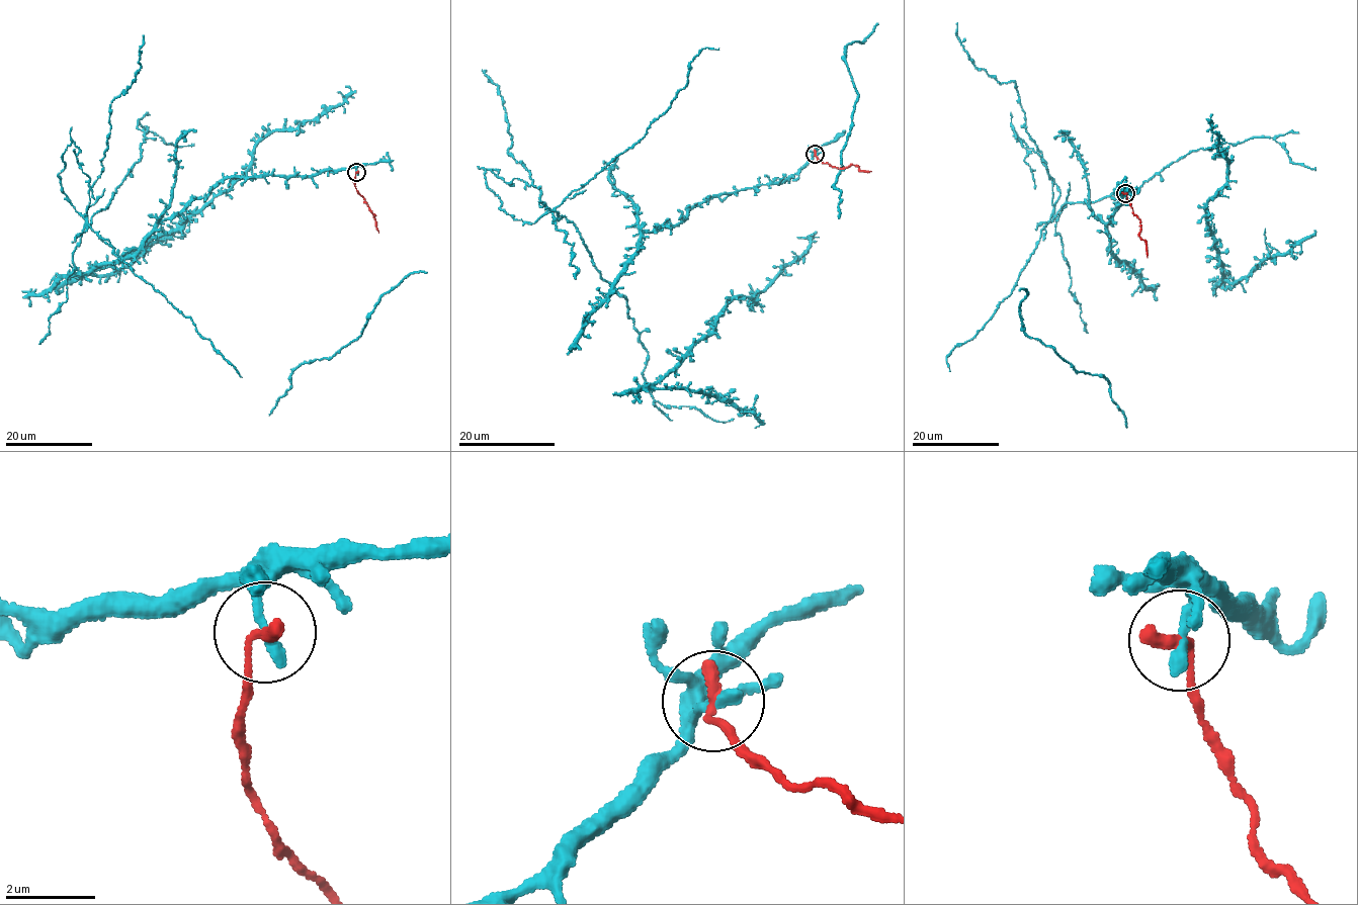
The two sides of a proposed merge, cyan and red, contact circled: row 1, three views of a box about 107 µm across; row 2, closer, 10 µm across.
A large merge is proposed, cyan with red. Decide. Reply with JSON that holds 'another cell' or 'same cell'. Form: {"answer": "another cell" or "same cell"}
{"answer": "another cell"}

